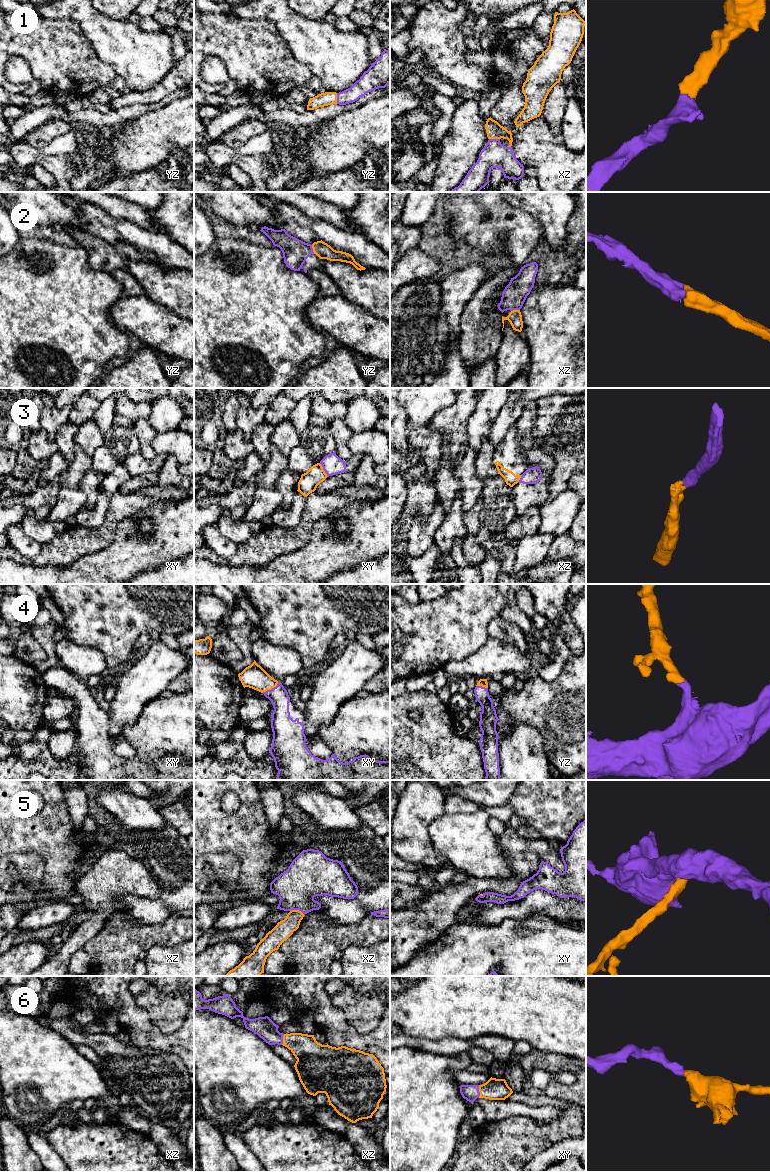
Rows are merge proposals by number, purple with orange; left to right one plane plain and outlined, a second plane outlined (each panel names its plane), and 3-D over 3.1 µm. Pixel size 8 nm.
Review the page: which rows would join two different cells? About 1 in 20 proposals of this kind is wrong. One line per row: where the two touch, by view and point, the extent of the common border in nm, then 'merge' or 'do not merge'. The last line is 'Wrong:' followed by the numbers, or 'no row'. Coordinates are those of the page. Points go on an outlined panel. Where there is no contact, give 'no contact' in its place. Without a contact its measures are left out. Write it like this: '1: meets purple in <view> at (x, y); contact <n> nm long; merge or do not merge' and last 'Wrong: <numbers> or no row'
1: meets purple in yz at (337, 98); contact 90 nm long; merge
2: meets purple in yz at (312, 249); contact 80 nm long; merge
3: meets purple in xy at (323, 469); contact 130 nm long; do not merge
4: meets purple in xy at (271, 689); contact 160 nm long; merge
5: meets purple in xz at (297, 909); contact 120 nm long; merge
6: meets purple in xy at (478, 1091); contact 100 nm long; merge
Wrong: 3

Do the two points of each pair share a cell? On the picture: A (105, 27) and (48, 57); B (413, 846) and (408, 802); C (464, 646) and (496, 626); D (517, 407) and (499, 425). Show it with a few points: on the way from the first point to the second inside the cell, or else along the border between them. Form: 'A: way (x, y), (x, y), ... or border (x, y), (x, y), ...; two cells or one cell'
A: border (69, 20), (73, 20), (78, 25), (98, 57); two cells
B: way (411, 835), (411, 813); one cell
C: border (497, 617), (493, 618), (488, 624), (488, 636); two cells
D: way (513, 411), (503, 421); one cell

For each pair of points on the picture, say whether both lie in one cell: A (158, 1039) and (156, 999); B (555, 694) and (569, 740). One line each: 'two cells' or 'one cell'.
A: two cells
B: one cell

